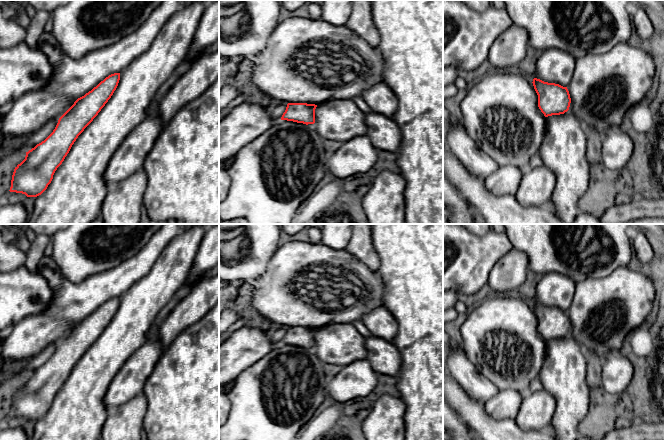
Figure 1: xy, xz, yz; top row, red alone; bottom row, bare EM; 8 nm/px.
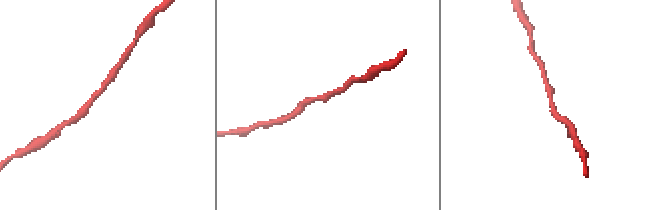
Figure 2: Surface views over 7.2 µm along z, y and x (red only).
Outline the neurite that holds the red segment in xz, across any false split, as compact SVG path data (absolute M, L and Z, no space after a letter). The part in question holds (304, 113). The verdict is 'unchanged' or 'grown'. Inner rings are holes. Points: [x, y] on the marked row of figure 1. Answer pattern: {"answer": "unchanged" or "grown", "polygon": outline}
{"answer": "grown", "polygon": "M333 99L317 105L288 103L281 120L314 124L324 140L342 143L367 133L365 113L352 99Z"}

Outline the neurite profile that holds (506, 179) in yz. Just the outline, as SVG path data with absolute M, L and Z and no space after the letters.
M514 165L499 166L485 179L485 187L493 195L515 195L524 172Z

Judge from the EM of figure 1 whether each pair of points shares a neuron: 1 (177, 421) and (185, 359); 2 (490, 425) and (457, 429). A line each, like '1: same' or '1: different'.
1: same
2: different

